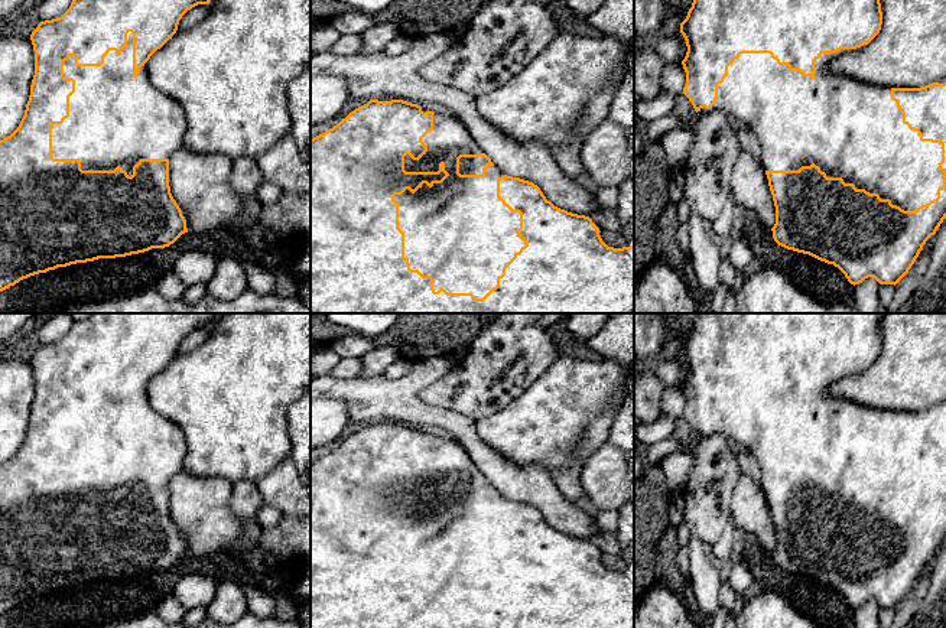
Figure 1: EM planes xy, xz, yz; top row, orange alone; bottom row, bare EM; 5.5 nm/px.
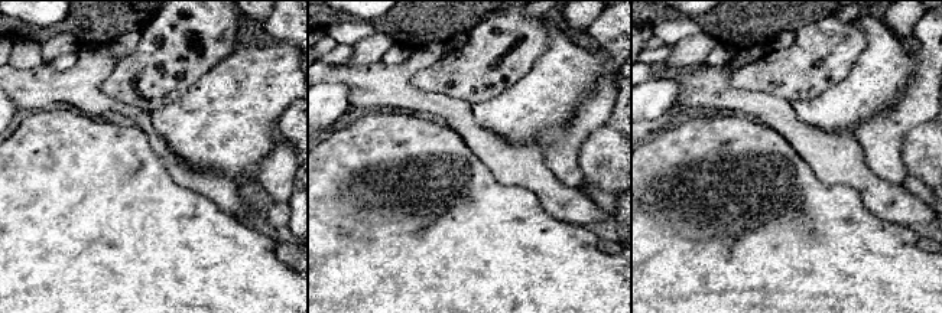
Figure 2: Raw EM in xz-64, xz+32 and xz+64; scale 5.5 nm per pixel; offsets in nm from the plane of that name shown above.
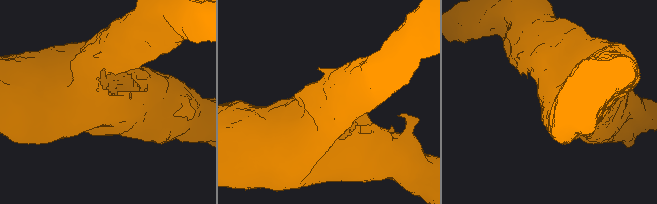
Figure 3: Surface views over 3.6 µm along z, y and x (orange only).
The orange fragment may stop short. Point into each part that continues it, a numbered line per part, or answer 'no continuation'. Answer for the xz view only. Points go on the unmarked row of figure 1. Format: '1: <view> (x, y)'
1: xz (458, 555)

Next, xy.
1: xy (114, 442)

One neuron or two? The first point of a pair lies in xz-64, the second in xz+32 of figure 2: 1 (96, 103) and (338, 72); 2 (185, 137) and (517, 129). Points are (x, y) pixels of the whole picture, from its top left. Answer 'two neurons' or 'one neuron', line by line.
1: one neuron
2: one neuron

